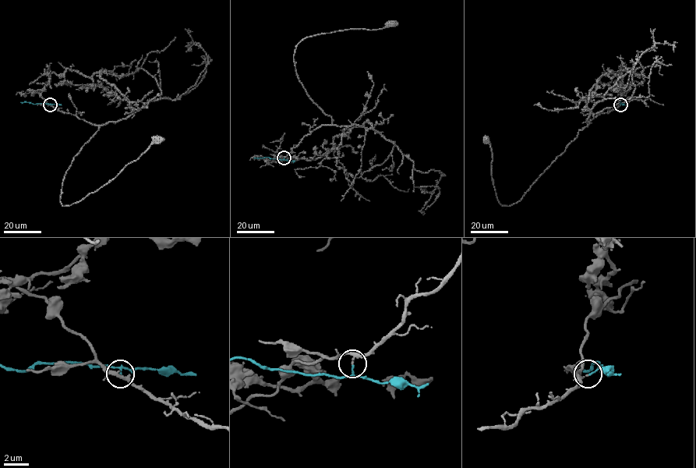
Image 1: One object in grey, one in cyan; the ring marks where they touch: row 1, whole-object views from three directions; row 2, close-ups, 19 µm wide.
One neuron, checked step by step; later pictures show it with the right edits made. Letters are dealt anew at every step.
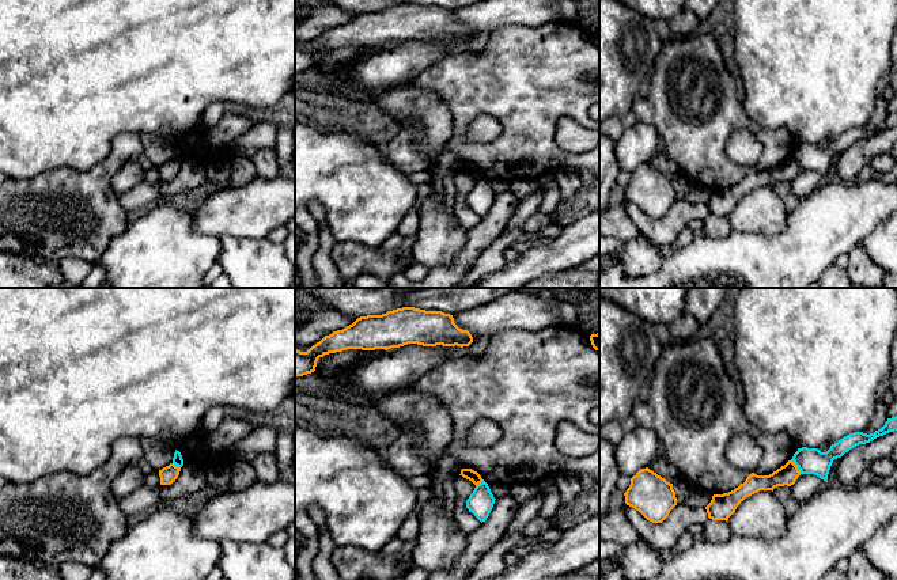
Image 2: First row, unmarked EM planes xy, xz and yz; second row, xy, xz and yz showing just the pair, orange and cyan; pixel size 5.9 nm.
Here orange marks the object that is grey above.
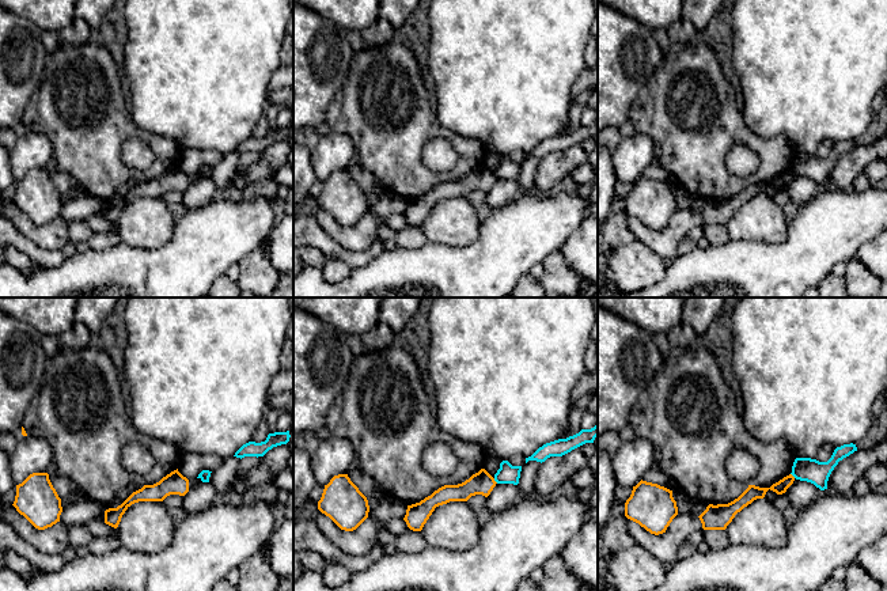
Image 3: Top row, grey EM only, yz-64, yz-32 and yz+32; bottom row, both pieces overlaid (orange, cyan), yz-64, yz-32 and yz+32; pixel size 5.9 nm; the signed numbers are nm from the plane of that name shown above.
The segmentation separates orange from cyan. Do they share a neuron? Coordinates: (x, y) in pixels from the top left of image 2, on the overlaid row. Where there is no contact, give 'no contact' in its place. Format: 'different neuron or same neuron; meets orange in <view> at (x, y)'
different neuron; meets orange in yz at (797, 466)

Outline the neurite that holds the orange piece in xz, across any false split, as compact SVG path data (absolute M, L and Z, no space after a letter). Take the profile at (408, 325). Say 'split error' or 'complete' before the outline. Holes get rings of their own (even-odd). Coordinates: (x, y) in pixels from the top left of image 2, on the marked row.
complete | M402 307L382 315L360 316L345 329L325 336L307 352L295 348L295 378L314 372L319 357L347 349L387 350L408 344L463 348L472 342L472 334L459 329L453 315Z

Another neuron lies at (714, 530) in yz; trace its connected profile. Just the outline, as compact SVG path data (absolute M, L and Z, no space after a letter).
M712 520L703 526L703 534L708 542L726 542L731 535L731 528L726 520Z

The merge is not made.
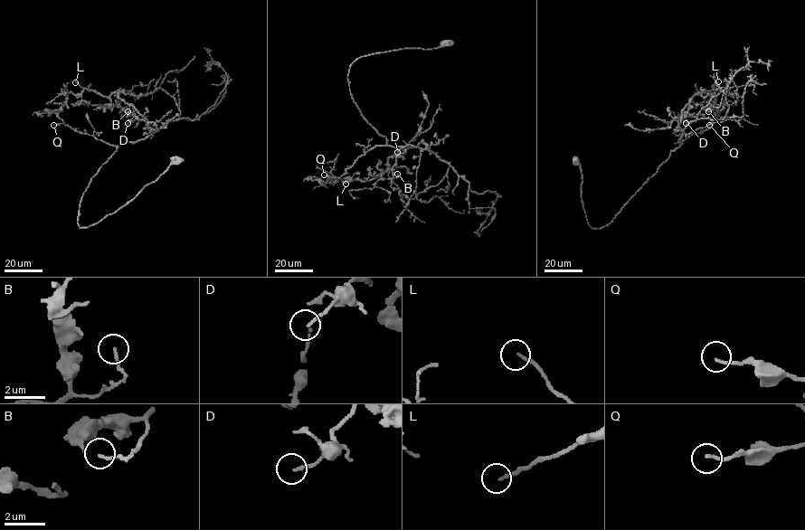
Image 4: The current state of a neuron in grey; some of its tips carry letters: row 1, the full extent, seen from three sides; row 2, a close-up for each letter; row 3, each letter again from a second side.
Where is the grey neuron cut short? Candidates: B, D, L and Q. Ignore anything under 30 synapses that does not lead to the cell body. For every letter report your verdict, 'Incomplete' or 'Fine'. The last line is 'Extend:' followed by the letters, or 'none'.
B: Fine
D: Fine
L: Incomplete
Q: Fine
Extend: L

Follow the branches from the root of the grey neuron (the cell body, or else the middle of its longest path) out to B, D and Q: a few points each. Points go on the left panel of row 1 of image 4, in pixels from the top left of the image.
B: (176, 159), (80, 228), (99, 169), (156, 131), (113, 93), (111, 105), (127, 111)
D: (176, 159), (123, 206), (80, 228), (80, 201), (99, 169), (118, 146), (156, 131), (132, 105), (127, 123)
Q: (176, 159), (123, 206), (99, 222), (80, 228), (78, 217), (83, 193), (117, 147), (63, 123), (53, 125)

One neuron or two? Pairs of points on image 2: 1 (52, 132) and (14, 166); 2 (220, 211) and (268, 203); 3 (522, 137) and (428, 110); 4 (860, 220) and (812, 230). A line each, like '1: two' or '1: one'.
1: one
2: one
3: two
4: one

